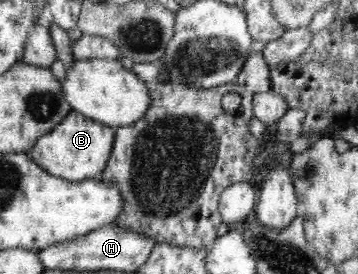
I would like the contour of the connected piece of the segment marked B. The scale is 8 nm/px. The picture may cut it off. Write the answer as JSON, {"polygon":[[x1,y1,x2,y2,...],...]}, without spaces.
{"polygon":[[72,111,49,133,38,137,29,155,36,165,52,176,80,182,102,174,112,152,114,135,115,131,110,126,98,123,78,111]]}

